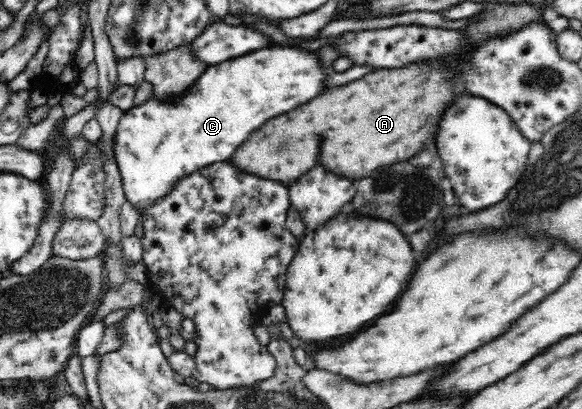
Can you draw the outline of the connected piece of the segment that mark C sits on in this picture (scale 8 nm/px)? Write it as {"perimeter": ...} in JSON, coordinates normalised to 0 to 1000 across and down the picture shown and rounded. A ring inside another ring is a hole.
{"perimeter":[[[471,110],[359,159],[347,188],[333,203],[333,213],[302,252],[277,252],[261,235],[249,254],[213,269],[199,330],[199,391],[218,489],[227,494],[230,506],[251,506],[289,477],[306,438],[330,428],[347,408],[390,394],[433,323],[467,286],[488,281],[560,225],[567,183],[570,174],[564,174],[564,161],[553,156],[548,127],[512,112]]]}

